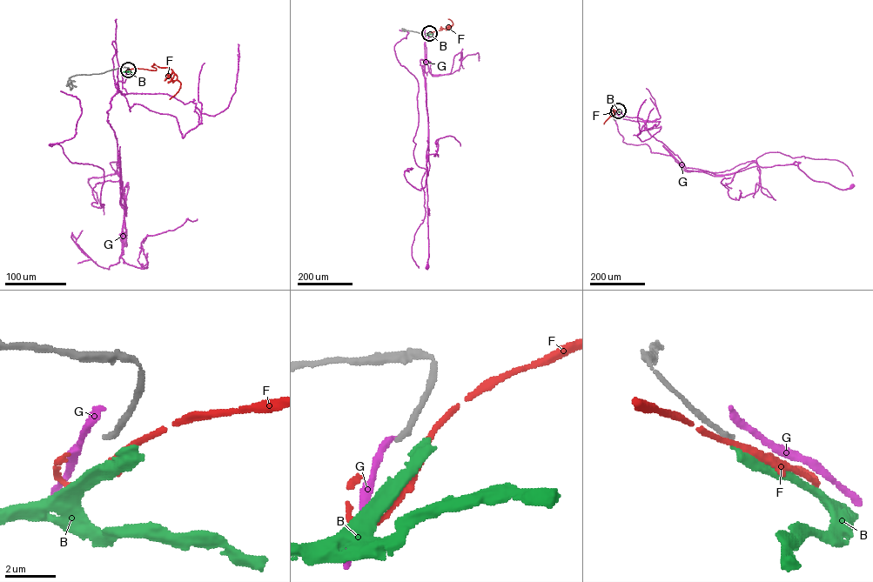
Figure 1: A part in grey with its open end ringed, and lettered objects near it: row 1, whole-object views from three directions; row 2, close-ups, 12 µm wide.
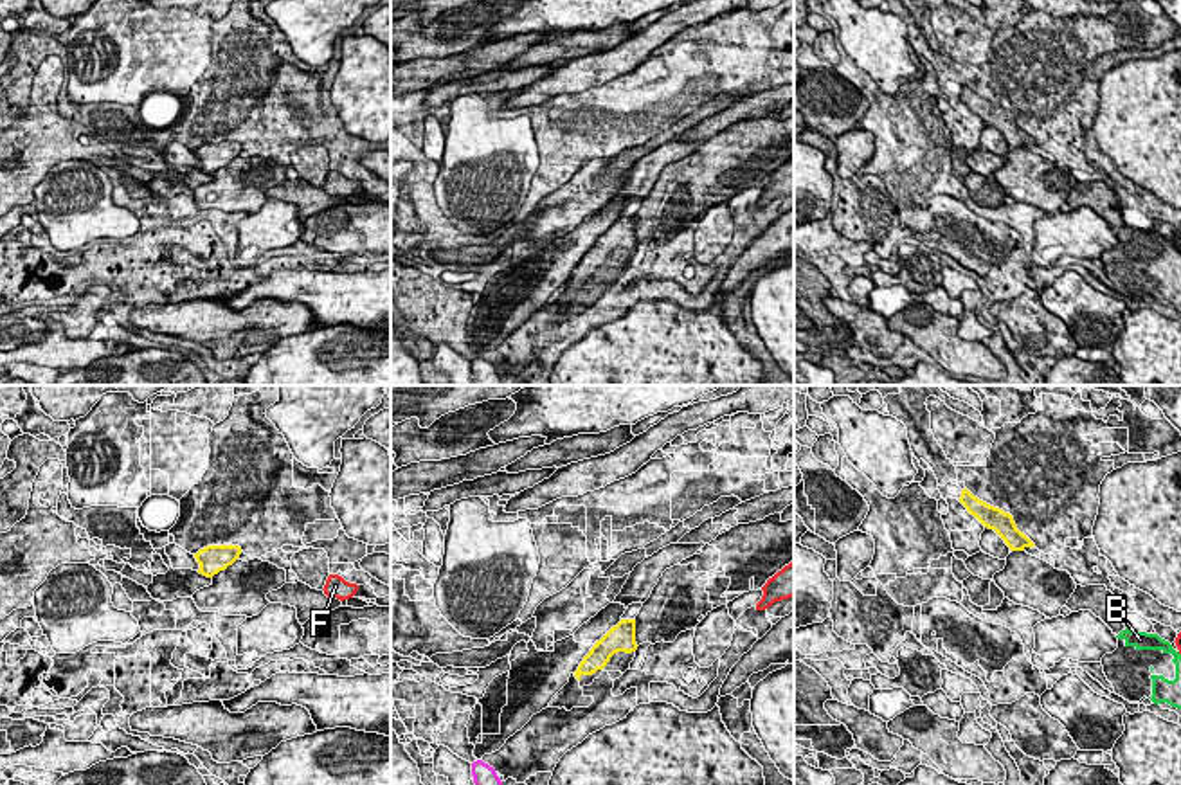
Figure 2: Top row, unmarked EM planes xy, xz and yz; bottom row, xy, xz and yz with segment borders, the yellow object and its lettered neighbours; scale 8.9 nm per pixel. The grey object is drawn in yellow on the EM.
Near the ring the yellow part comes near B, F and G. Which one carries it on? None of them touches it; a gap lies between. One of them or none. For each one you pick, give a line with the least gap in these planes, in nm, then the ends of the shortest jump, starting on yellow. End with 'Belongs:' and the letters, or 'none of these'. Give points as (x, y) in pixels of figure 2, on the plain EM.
F: gap 800 nm; span xy (240, 150), (323, 186)
Belongs: F

